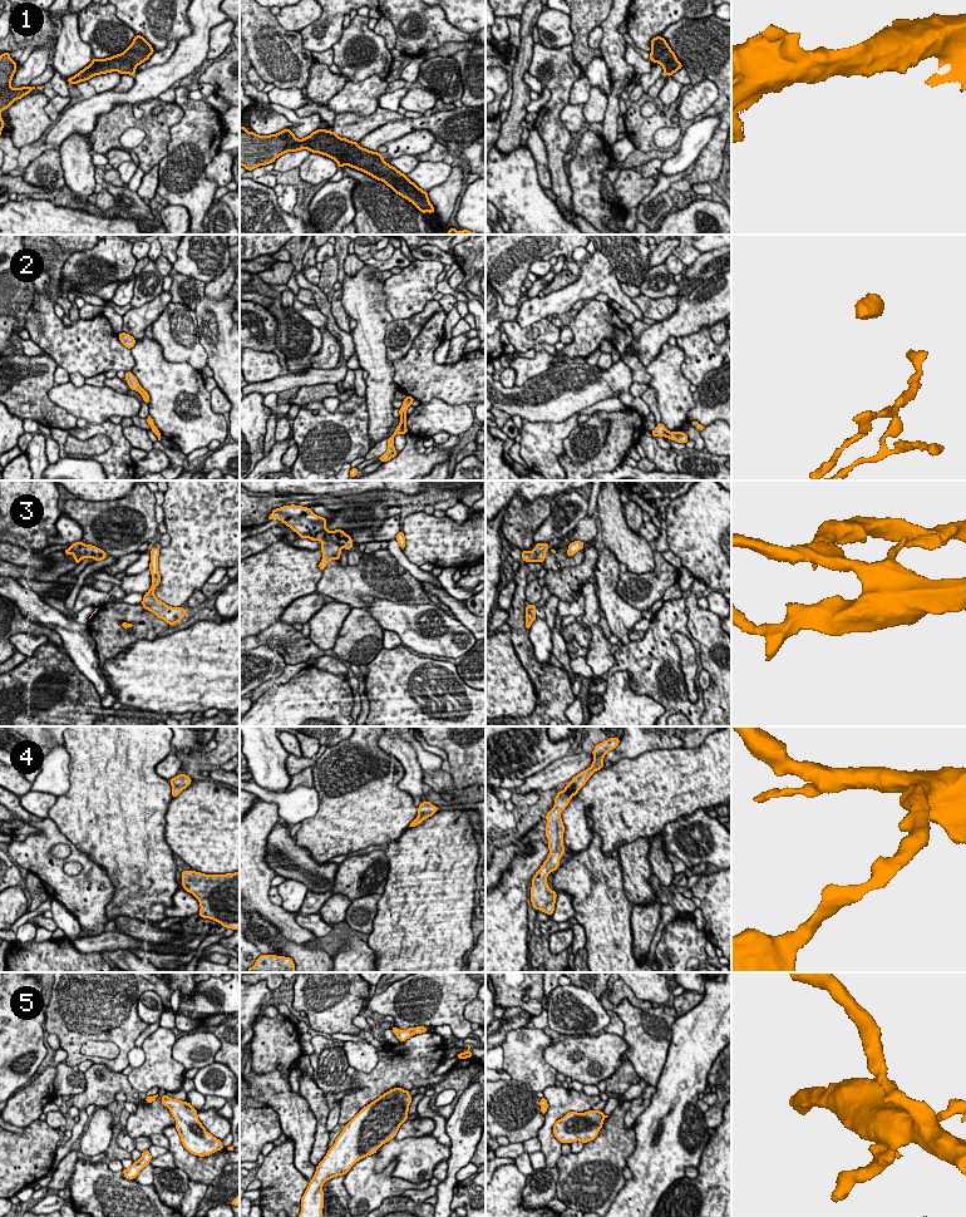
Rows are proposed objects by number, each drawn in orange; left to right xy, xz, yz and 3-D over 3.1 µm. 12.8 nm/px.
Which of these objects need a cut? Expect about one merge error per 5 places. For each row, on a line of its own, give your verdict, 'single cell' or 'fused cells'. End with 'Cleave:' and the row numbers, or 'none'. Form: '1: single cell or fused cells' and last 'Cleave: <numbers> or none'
1: single cell
2: single cell
3: fused cells
4: single cell
5: single cell
Cleave: 3

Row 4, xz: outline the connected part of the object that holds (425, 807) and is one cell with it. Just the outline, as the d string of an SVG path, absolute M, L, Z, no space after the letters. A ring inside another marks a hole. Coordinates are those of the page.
M425 800L422 802L418 807L418 816L417 818L410 823L409 827L415 827L420 824L424 819L432 817L435 812L438 812L438 807L433 805L430 802Z

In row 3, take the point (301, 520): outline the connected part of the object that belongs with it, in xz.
M284 506L275 508L268 521L279 519L290 527L301 538L311 541L325 539L339 543L345 550L353 548L353 539L342 529L329 531L326 518L315 514L310 508L302 506Z

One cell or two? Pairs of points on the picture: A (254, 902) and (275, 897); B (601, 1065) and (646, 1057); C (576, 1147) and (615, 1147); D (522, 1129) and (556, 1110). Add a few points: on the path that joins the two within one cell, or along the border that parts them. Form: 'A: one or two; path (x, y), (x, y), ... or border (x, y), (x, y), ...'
A: two; border (270, 887), (270, 900), (280, 906)
B: two; border (622, 1036), (627, 1045), (626, 1054)
C: two; border (585, 1143), (578, 1152), (571, 1153)
D: two; border (545, 1116), (545, 1123), (536, 1136)

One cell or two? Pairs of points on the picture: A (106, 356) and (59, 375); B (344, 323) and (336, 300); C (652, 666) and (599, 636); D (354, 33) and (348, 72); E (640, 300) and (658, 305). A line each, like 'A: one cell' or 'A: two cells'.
A: two cells
B: one cell
C: two cells
D: one cell
E: one cell

